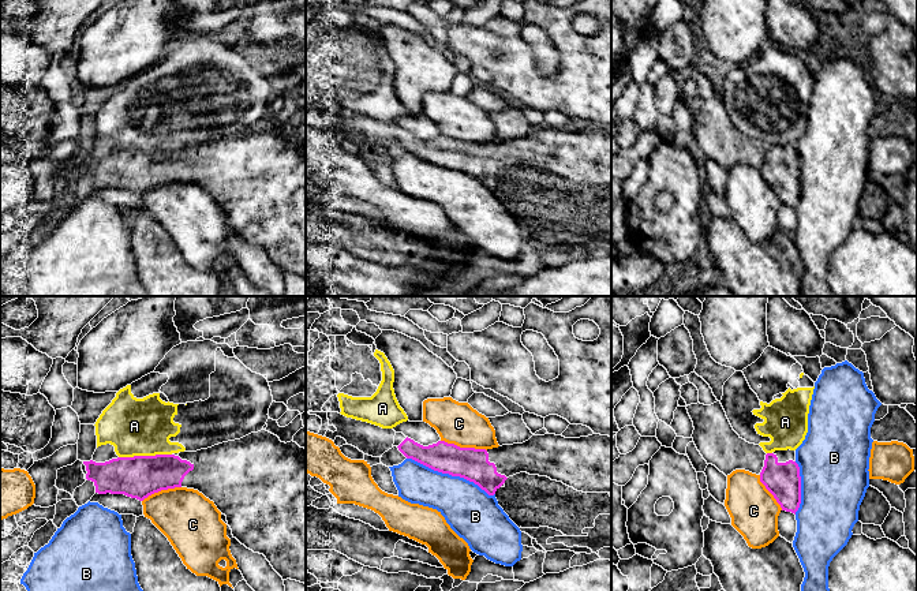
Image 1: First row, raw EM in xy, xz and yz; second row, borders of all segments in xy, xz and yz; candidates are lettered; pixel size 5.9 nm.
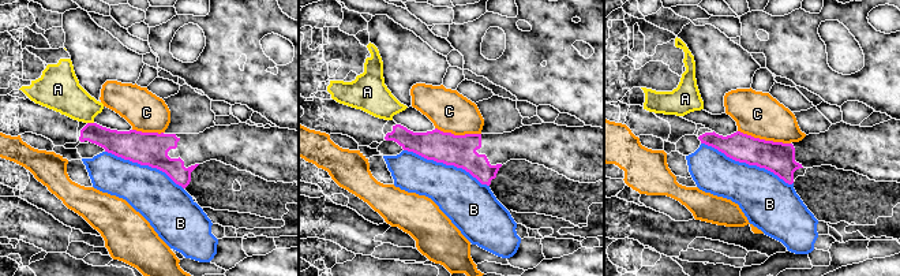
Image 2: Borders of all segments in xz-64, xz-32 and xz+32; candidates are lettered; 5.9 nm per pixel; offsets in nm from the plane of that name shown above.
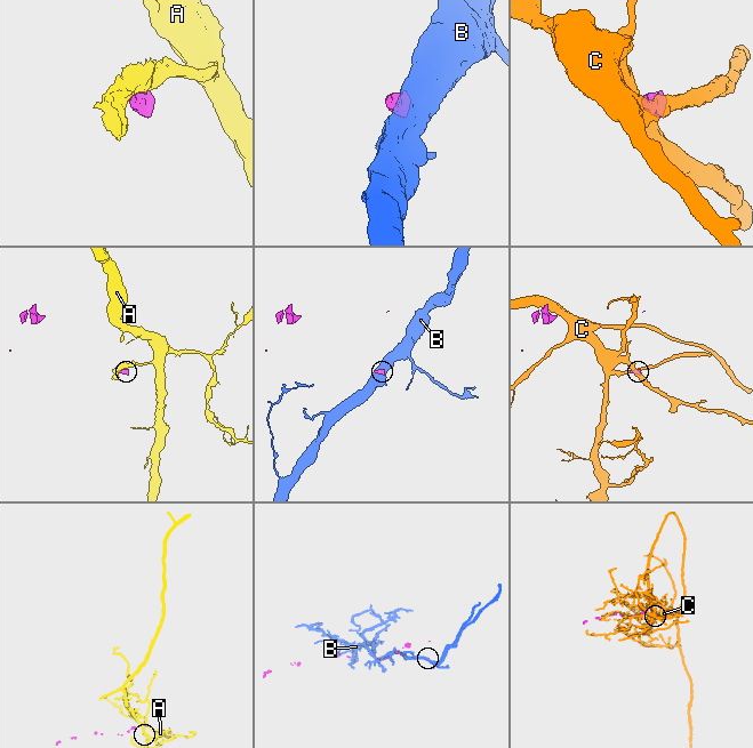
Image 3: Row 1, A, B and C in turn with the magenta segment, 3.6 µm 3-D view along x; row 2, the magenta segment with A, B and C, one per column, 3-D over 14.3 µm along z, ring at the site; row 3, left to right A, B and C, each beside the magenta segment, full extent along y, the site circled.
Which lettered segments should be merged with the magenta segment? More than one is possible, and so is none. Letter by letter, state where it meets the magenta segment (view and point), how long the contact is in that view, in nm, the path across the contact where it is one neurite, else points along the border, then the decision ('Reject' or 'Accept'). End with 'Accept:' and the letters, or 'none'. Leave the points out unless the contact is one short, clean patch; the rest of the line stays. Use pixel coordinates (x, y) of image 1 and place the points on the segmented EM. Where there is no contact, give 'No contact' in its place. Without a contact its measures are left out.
A: Touches magenta at xy (145, 456). Shared border 320 nm. Reject
B: Touches magenta at xz (450, 474). Shared border 550 nm. Reject
C: Touches magenta at xz (464, 448). Shared border 280 nm. Boundary: xz (441, 440), (460, 447), (483, 448), (486, 451). Reject
Accept: none

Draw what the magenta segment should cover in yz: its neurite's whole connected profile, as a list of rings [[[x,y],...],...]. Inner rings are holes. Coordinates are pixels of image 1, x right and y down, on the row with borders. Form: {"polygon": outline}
{"polygon": [[[796,450],[767,453],[760,482],[774,495],[782,510],[796,515],[801,504],[801,476]]]}

